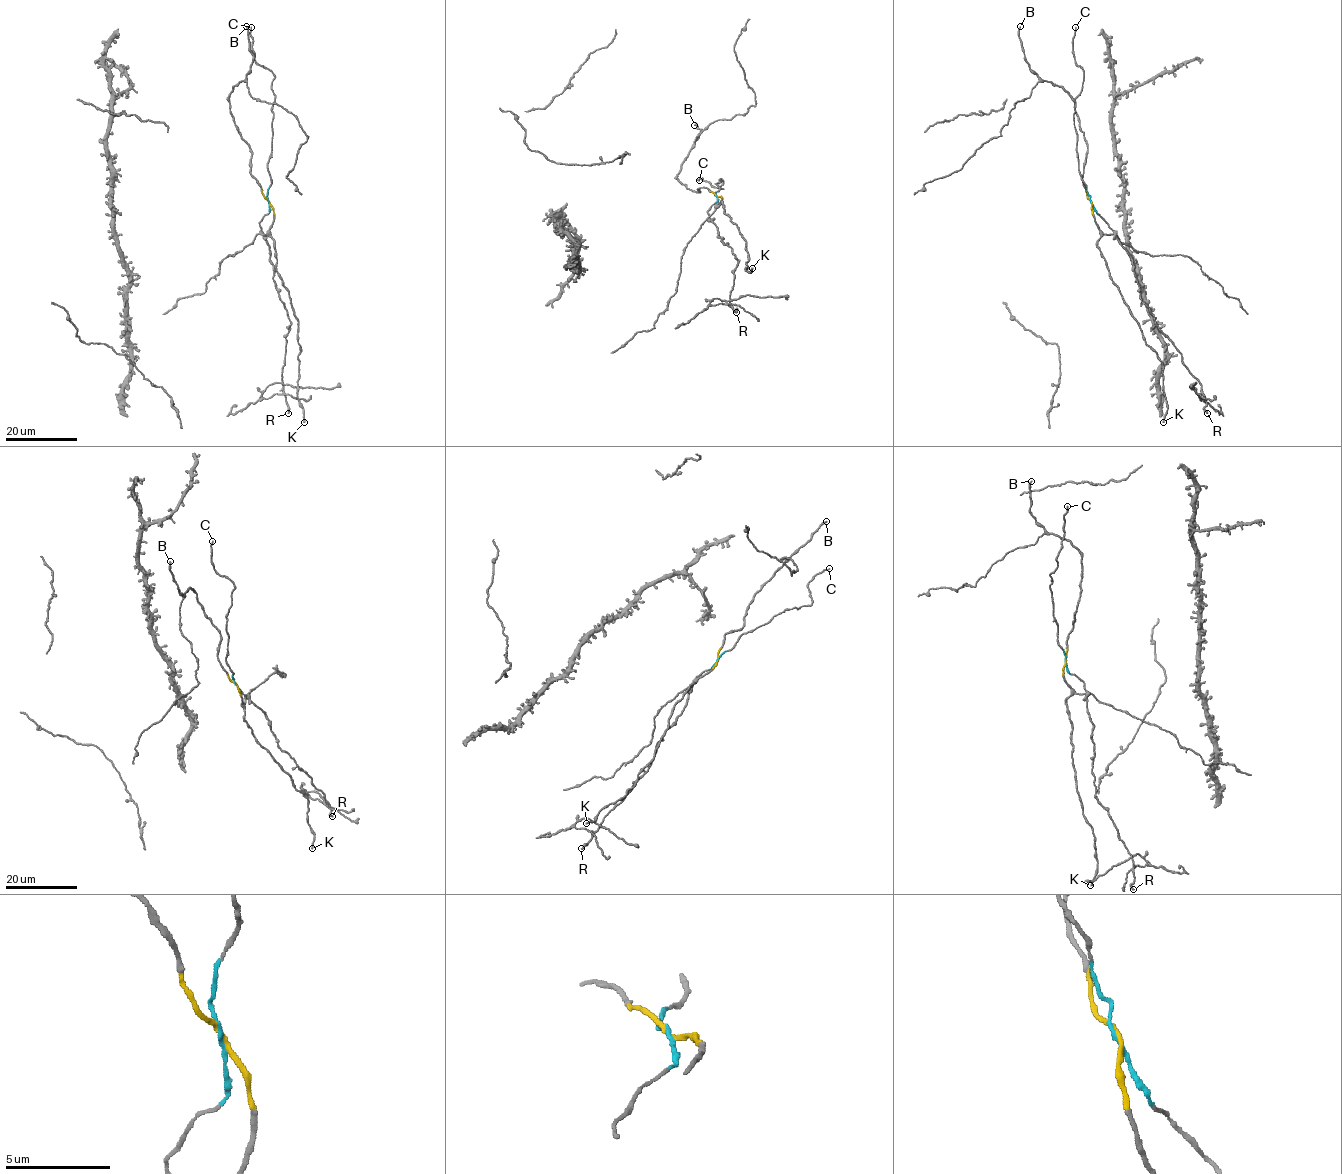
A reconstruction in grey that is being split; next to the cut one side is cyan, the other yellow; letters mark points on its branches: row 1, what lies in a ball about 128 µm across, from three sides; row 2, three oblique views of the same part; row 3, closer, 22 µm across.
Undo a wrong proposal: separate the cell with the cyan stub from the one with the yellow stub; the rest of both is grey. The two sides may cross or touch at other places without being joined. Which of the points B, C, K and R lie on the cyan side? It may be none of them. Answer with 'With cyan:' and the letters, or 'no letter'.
With cyan: C, R

